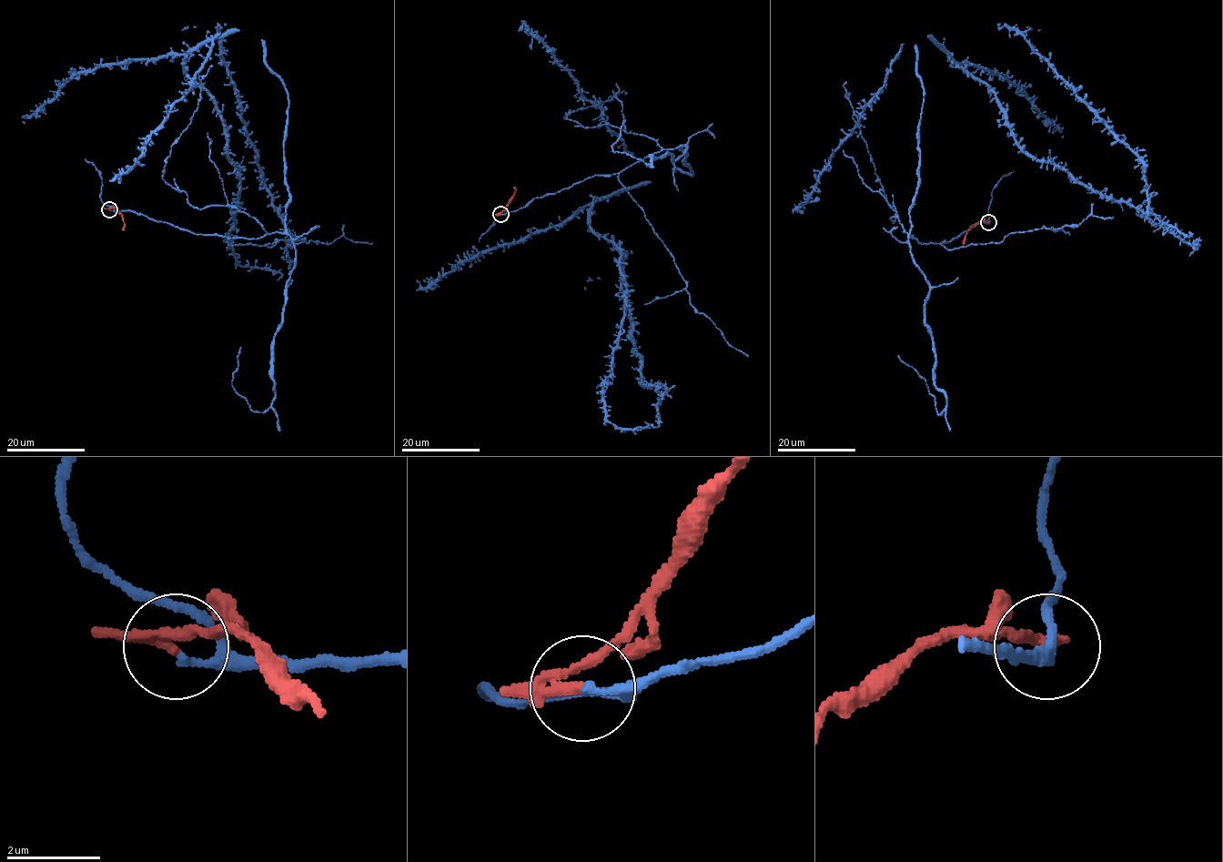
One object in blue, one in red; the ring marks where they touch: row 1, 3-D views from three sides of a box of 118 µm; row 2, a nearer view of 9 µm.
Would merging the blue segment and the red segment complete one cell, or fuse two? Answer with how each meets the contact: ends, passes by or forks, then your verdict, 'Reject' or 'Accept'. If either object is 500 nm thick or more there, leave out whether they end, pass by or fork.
At the ring blue passes by. At the ring red passes by. Reject

